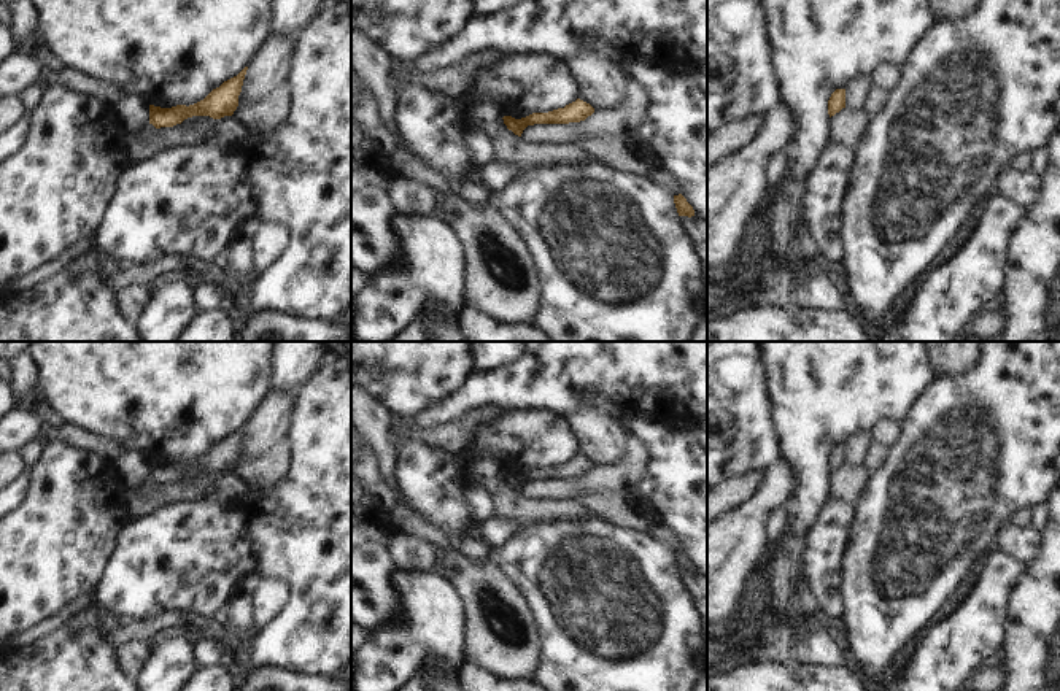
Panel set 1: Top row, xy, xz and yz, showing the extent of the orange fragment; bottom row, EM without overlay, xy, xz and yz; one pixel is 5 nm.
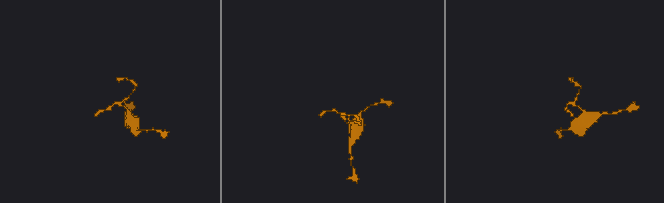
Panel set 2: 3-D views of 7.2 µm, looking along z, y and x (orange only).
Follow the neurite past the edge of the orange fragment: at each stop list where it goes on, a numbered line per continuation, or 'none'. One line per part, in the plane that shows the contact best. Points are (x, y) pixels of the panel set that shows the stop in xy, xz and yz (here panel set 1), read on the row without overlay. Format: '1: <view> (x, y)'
none

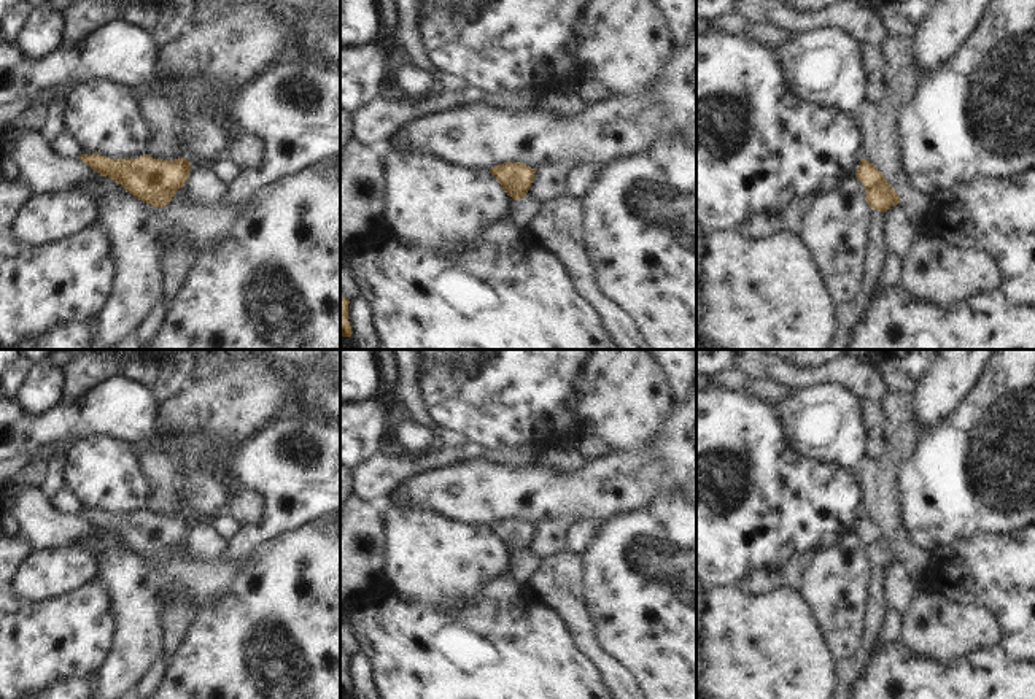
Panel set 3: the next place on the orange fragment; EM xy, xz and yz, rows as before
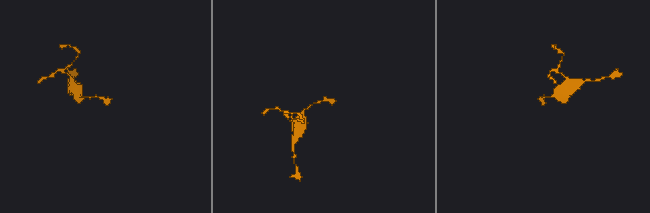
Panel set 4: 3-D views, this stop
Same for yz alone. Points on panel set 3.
1: yz (846, 671)

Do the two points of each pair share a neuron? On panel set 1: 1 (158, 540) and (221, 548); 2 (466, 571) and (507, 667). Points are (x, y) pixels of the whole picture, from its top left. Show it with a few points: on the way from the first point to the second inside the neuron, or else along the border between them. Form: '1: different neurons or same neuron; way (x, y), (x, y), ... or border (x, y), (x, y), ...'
1: same neuron; way (174, 548), (205, 548)
2: same neuron; way (475, 594), (475, 604), (485, 628), (499, 644)

